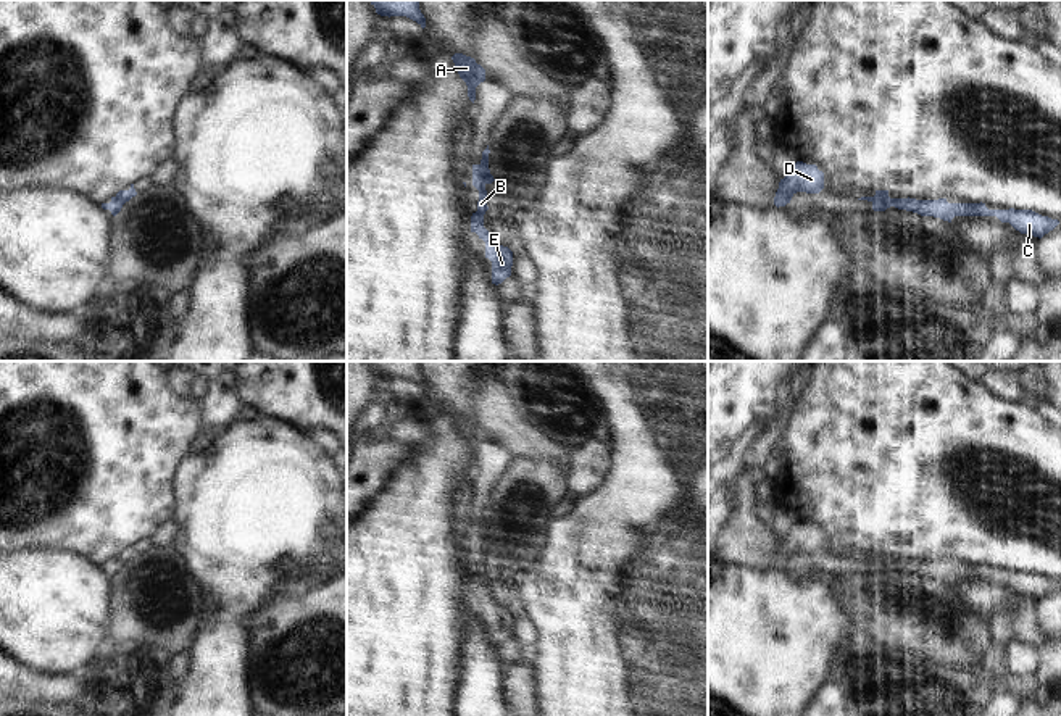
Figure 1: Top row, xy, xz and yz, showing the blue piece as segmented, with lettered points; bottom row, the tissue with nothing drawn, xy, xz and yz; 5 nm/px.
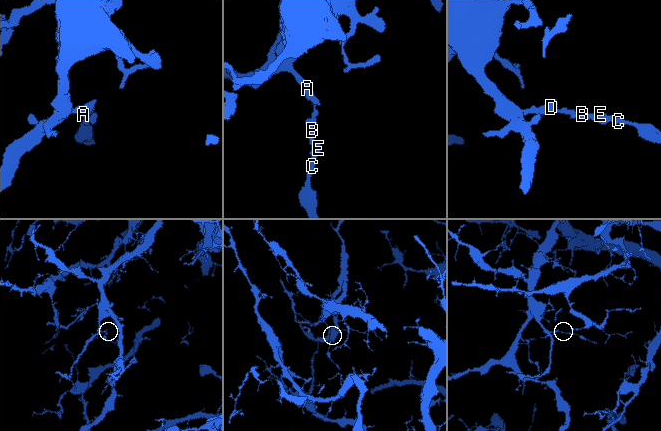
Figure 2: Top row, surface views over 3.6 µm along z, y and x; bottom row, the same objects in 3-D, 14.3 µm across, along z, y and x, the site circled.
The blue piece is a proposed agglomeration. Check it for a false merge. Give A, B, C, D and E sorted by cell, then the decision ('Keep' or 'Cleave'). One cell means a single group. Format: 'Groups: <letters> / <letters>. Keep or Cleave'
Groups: A D / B C E. Cleave.

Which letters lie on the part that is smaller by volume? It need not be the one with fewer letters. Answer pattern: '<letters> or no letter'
B, C, E

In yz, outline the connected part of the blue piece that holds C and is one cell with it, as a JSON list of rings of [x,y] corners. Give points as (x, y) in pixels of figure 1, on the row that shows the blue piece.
[[[885,198],[874,200],[874,211],[885,211],[895,206],[917,213],[921,216],[934,216],[951,223],[955,216],[997,216],[1001,223],[1009,223],[1021,234],[1030,234],[1042,239],[1053,231],[1059,221],[1048,216],[1042,216],[1032,210],[988,210],[985,203],[948,203],[947,198],[938,200],[916,200],[916,198]]]

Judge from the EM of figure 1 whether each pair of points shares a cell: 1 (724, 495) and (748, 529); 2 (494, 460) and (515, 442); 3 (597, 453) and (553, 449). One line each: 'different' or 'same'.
1: different
2: different
3: different

